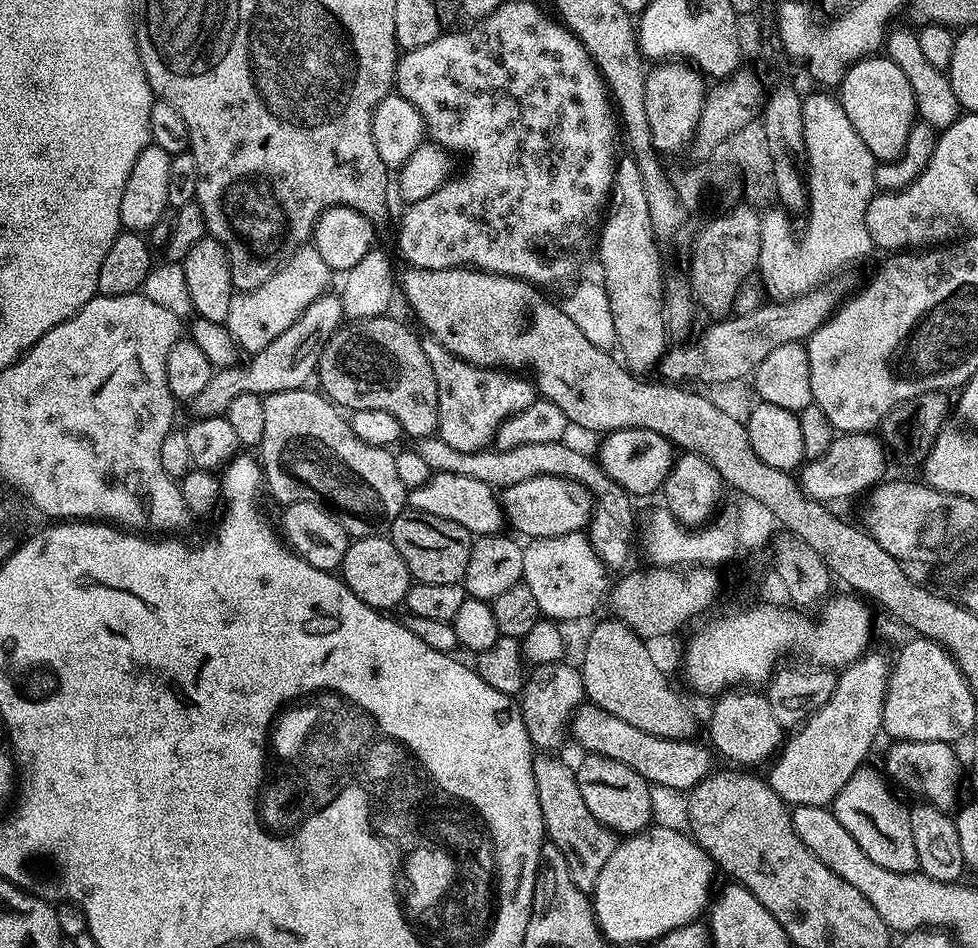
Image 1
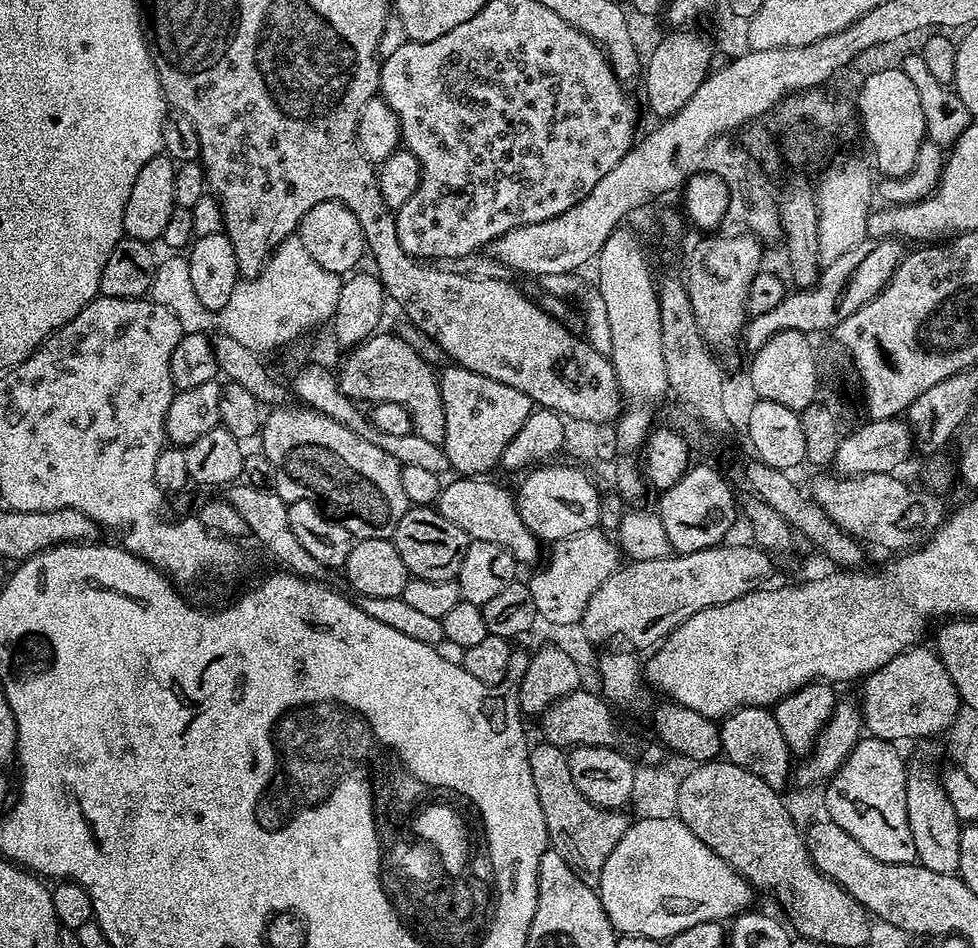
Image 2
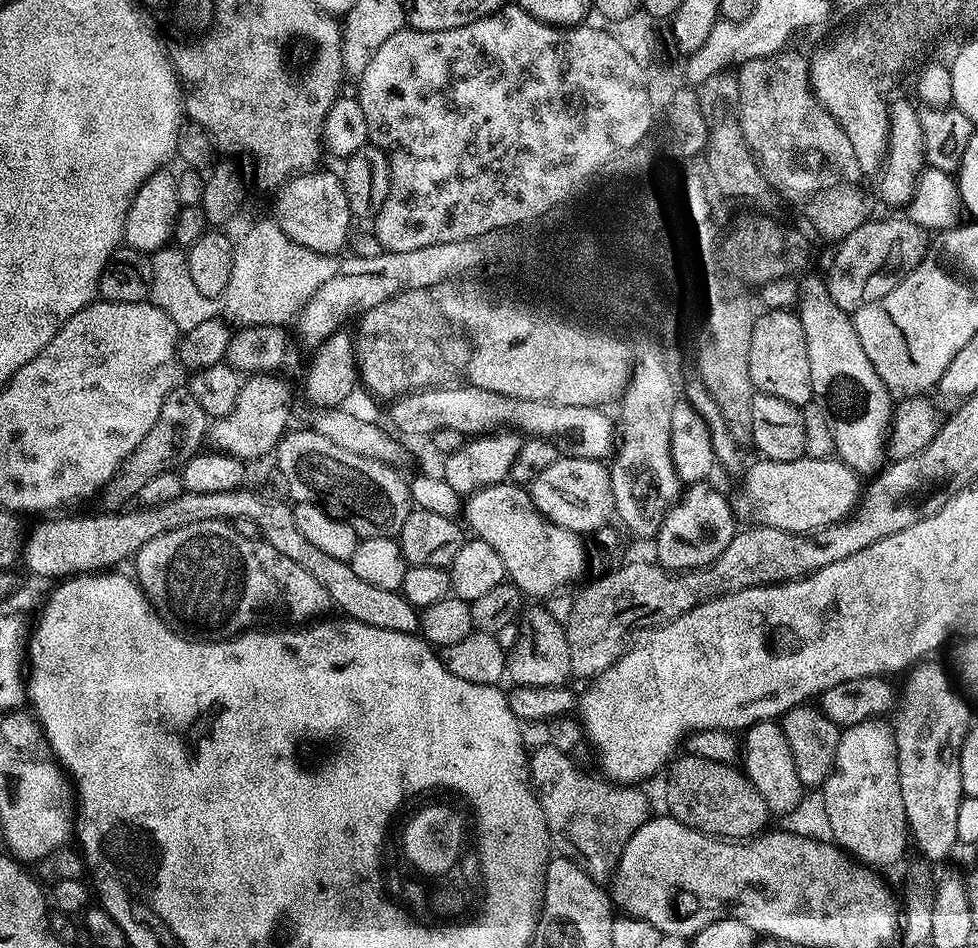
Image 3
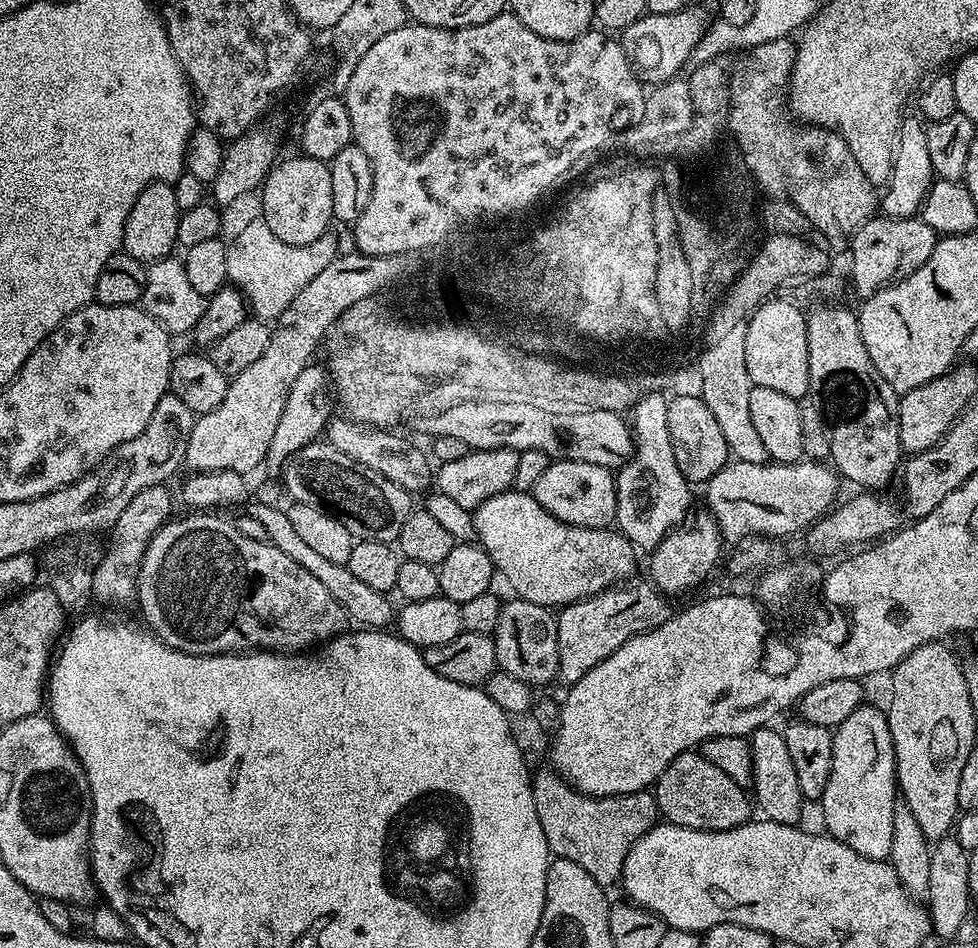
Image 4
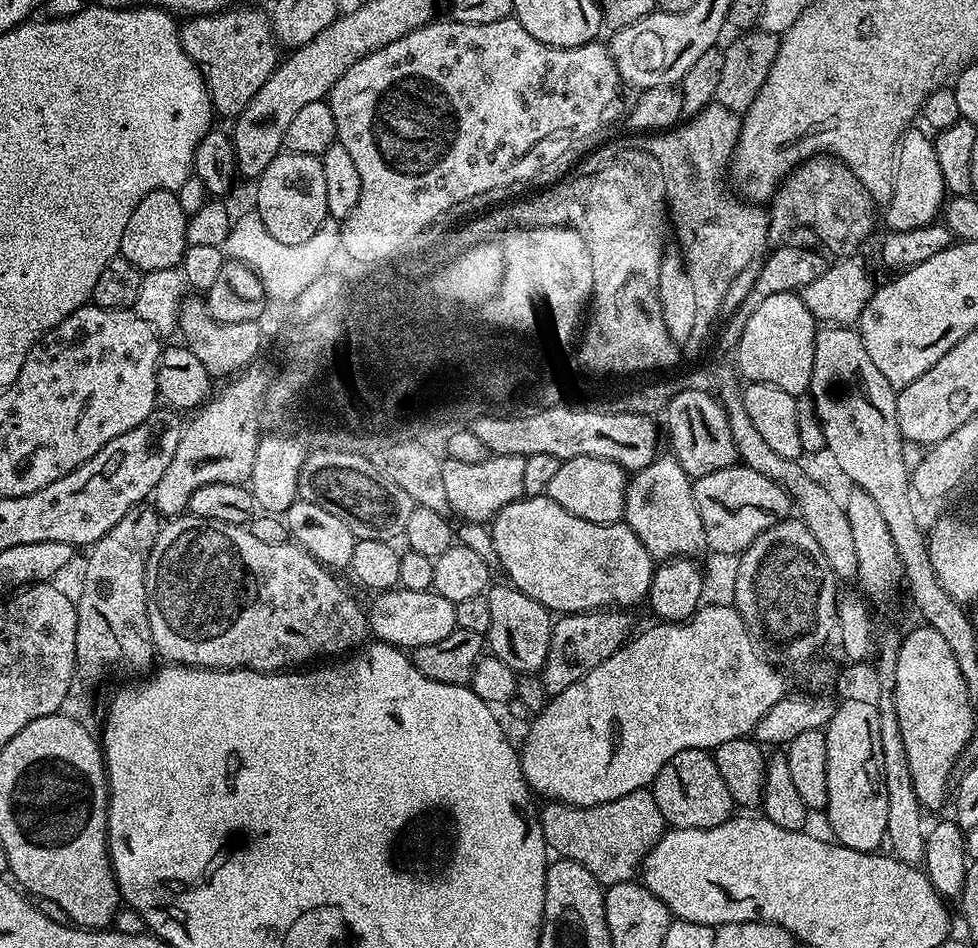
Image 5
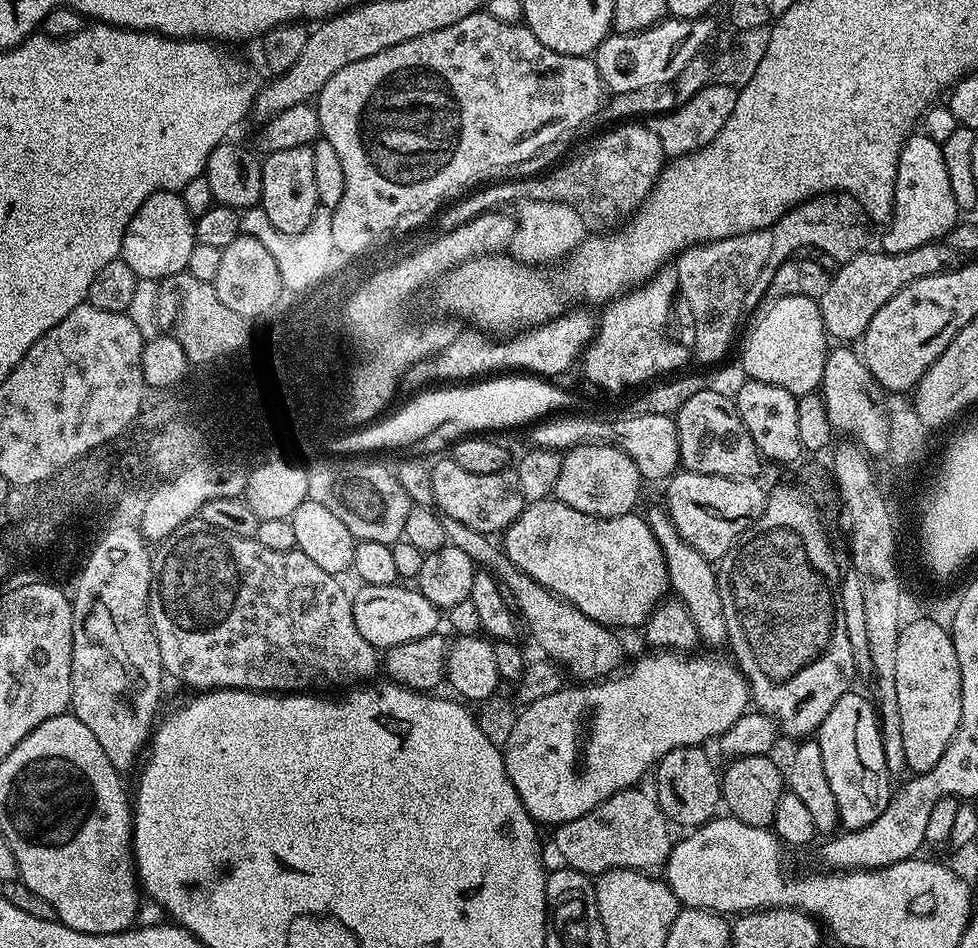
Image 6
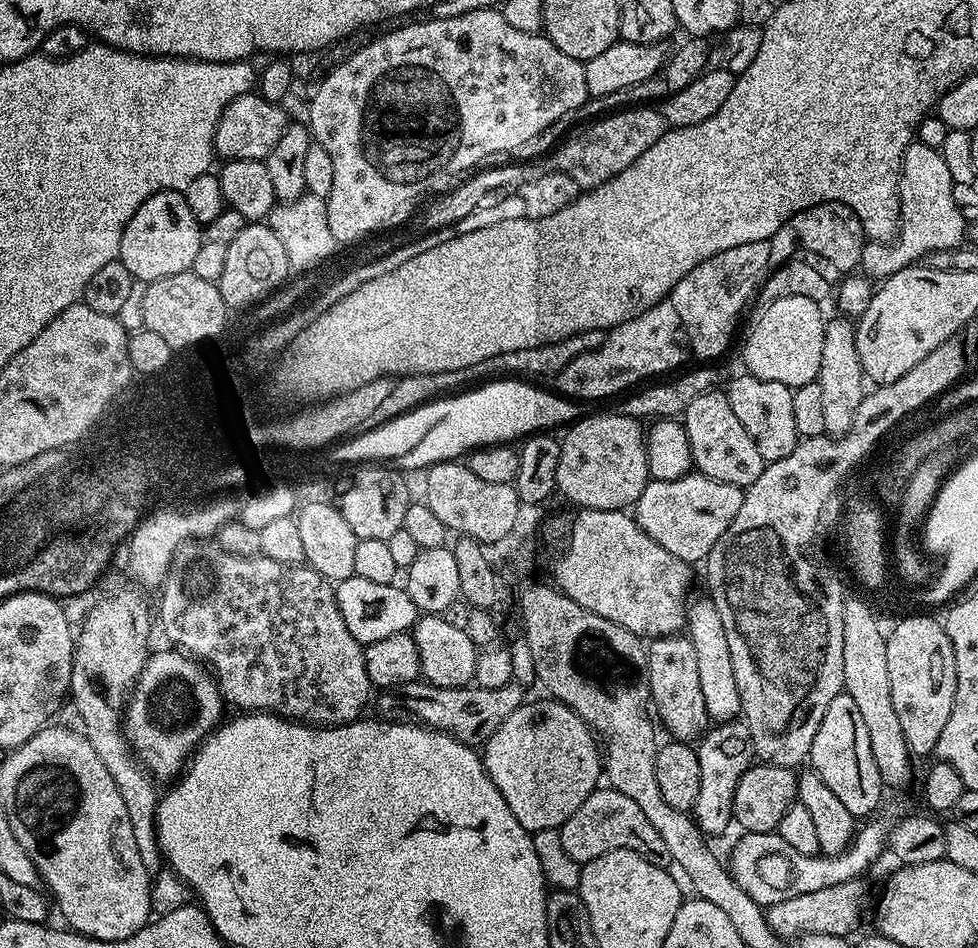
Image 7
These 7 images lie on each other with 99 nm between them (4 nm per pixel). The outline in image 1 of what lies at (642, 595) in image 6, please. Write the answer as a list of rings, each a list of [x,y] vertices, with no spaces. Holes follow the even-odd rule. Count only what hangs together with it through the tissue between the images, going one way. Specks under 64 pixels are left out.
[[[432,472],[428,480],[407,493],[406,504],[413,512],[425,512],[458,522],[458,526],[476,536],[494,536],[506,524],[497,498],[494,489],[486,482],[478,482],[478,478],[466,478],[466,474]]]

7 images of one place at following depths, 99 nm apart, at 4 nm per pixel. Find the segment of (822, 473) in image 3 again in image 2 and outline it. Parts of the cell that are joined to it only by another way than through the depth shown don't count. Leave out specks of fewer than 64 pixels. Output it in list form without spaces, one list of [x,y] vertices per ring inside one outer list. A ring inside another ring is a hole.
[[[891,472],[866,474],[865,476],[820,476],[810,488],[810,499],[838,525],[844,532],[855,536],[865,545],[877,544],[889,548],[892,554],[903,554],[919,548],[936,527],[944,521],[946,507],[932,490],[919,492],[899,480],[899,475]]]

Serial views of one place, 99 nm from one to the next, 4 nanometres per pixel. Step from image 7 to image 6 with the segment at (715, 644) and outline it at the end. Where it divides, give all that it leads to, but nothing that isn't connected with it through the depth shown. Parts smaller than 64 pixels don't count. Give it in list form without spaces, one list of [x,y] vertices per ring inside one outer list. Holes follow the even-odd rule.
[[[663,507],[650,509],[646,512],[646,519],[664,555],[671,591],[684,603],[686,610],[690,610],[690,618],[694,618],[697,637],[703,643],[705,640],[708,644],[723,645],[728,639],[726,614],[722,614],[722,594],[718,594],[718,578],[713,561],[698,554],[694,546],[690,546],[680,537],[674,522]]]

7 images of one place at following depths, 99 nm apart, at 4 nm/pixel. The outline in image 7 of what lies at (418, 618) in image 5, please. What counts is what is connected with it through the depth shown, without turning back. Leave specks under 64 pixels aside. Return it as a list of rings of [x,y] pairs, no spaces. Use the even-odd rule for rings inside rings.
[[[351,576],[339,581],[334,588],[338,610],[342,610],[342,618],[346,618],[346,626],[350,634],[360,644],[373,644],[382,638],[390,638],[399,632],[408,632],[418,619],[418,610],[408,597],[407,591],[396,584],[370,582],[361,576]]]

